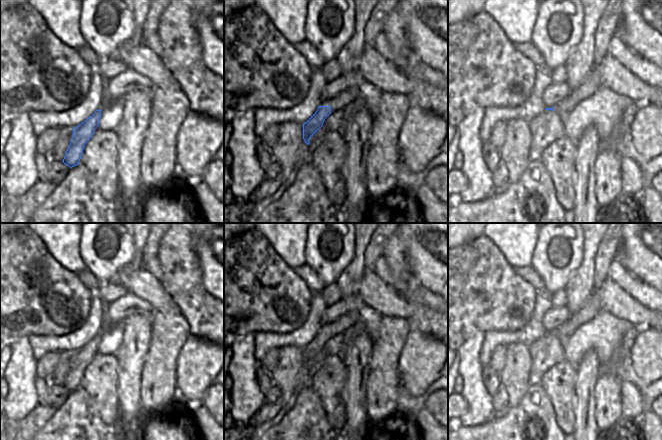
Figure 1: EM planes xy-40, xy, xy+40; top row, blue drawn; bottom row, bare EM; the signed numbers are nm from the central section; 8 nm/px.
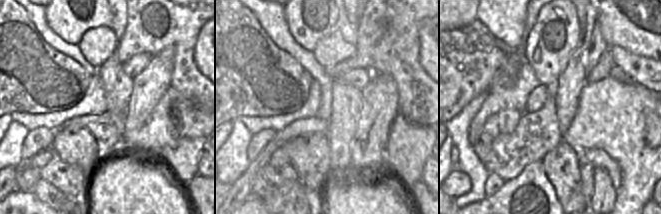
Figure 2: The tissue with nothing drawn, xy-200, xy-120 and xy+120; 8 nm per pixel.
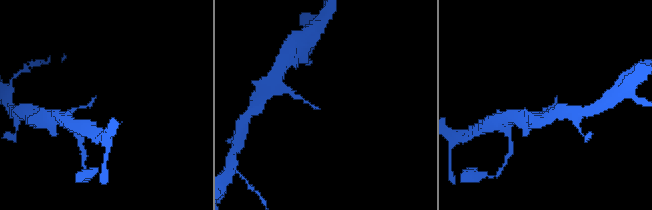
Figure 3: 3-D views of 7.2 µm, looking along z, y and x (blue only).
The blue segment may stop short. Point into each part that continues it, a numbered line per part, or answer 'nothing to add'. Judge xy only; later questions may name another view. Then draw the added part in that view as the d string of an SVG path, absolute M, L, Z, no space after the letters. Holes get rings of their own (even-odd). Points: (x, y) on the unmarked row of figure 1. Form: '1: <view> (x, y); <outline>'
nothing to add

